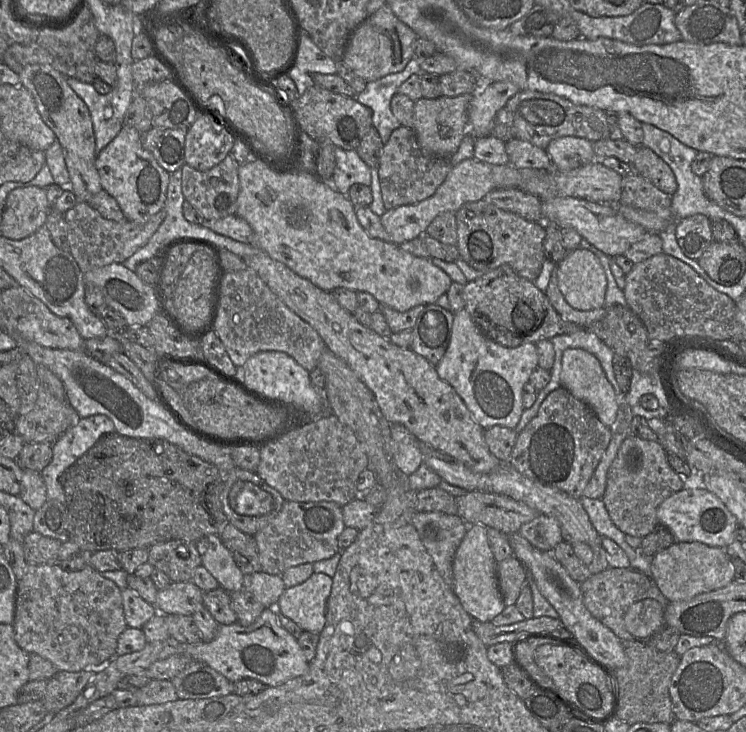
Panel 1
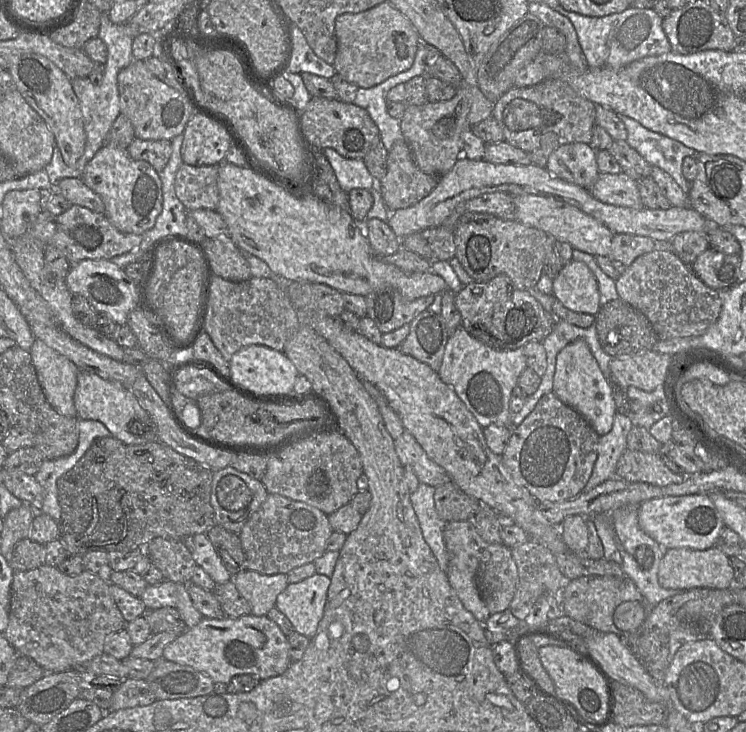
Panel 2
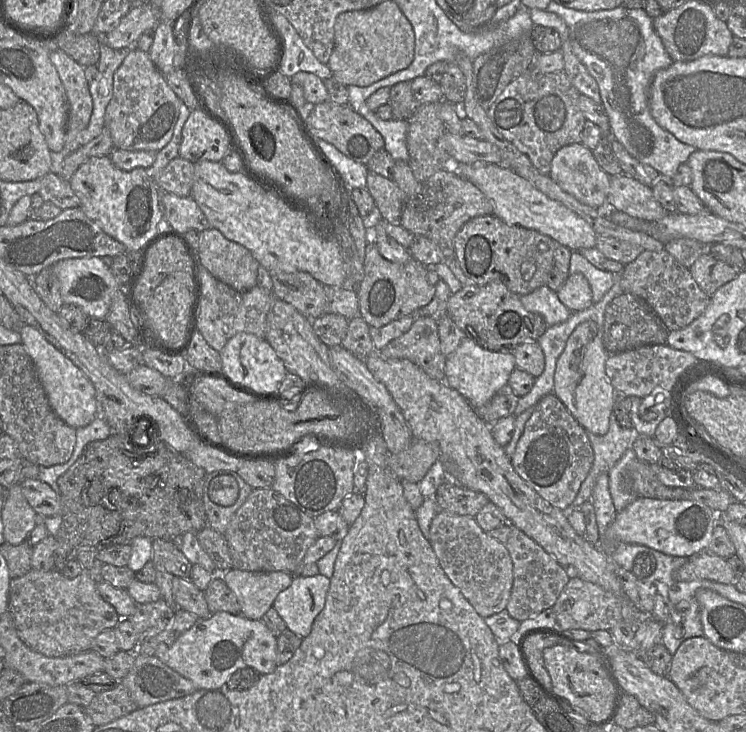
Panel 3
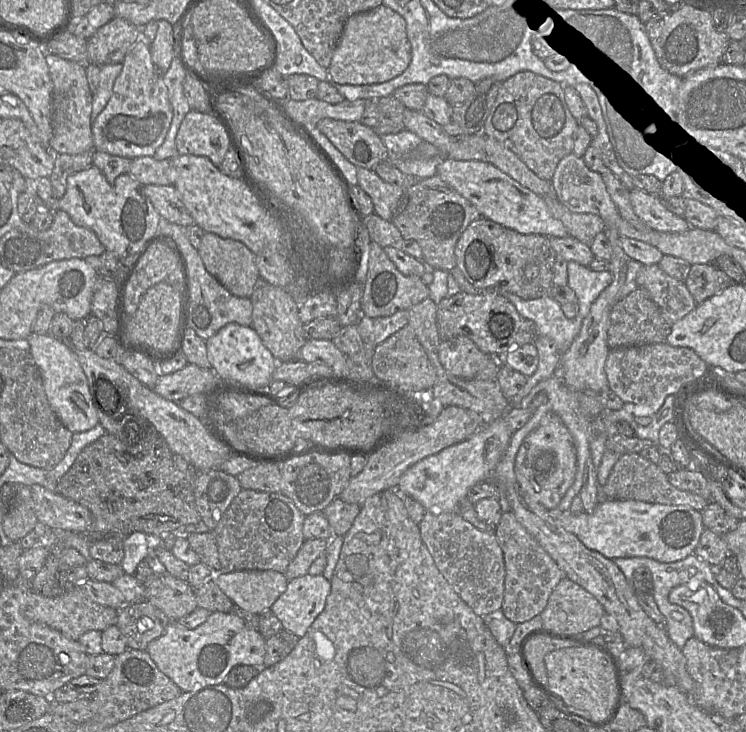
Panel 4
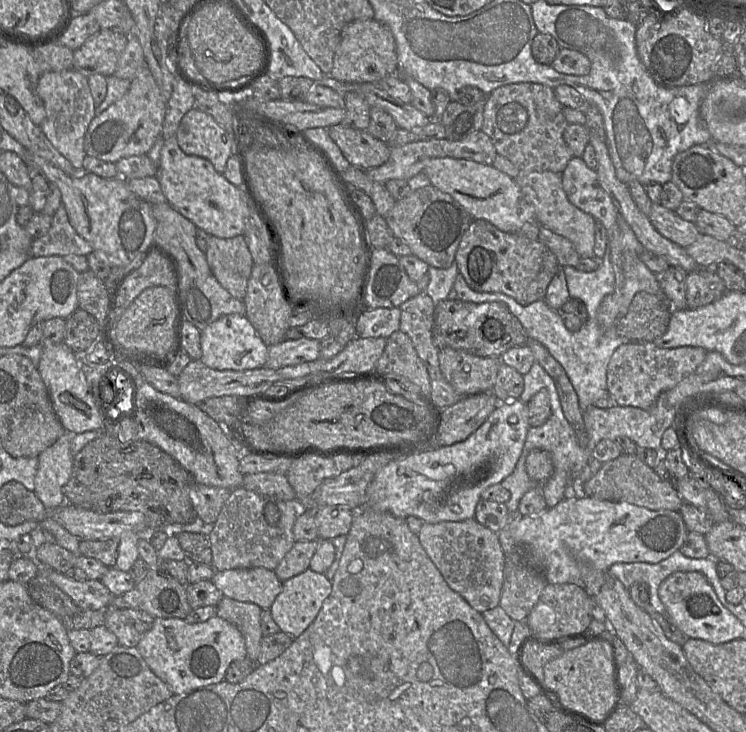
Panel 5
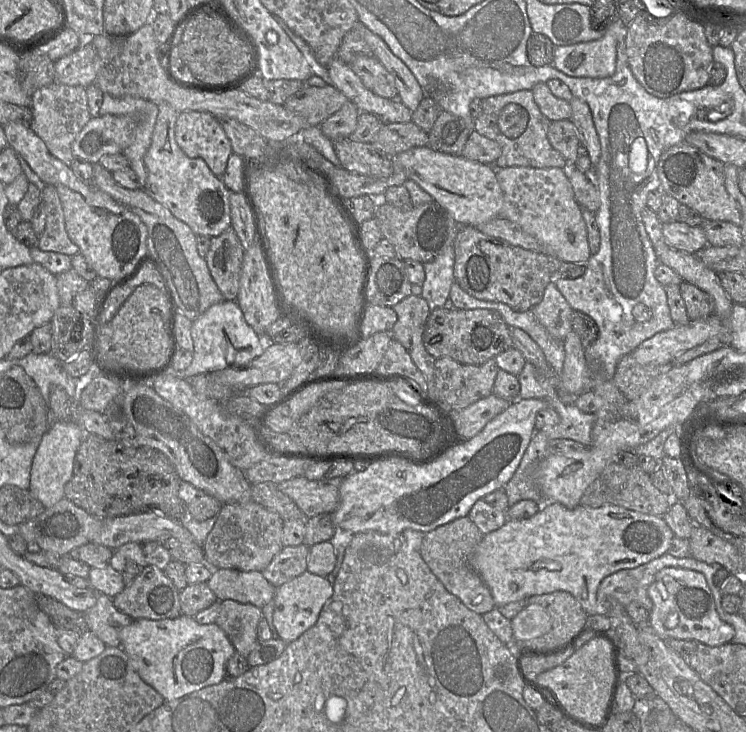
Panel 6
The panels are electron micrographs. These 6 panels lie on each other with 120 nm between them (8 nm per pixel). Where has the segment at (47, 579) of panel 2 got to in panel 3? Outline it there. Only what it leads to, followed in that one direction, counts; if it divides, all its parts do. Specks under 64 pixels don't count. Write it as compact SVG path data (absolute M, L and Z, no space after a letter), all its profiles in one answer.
M31 569L25 575L10 580L8 611L19 638L32 650L51 658L66 657L92 651L94 639L103 631L112 630L122 619L115 608L97 590L97 577L84 572L68 578L59 570Z

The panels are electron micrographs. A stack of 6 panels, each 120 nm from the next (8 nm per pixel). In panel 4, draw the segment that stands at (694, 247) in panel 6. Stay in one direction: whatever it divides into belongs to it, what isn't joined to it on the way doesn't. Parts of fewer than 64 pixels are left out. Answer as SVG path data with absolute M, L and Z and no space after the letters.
M635 187L630 190L630 199L635 213L650 229L681 233L691 228L683 216L668 210L658 195Z

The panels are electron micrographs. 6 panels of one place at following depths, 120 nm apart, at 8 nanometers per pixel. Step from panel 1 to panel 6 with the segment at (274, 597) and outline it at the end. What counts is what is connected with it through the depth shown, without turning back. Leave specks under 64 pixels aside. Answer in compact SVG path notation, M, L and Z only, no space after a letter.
M213 569L207 585L218 601L234 600L263 608L276 594L276 589L260 571Z

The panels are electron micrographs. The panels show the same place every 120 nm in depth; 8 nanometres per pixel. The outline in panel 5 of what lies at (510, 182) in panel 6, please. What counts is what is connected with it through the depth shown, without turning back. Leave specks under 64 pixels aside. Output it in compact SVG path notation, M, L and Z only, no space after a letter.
M520 171L515 181L526 201L534 207L537 222L568 239L581 258L594 257L596 220L570 203L563 189L561 174L550 171Z

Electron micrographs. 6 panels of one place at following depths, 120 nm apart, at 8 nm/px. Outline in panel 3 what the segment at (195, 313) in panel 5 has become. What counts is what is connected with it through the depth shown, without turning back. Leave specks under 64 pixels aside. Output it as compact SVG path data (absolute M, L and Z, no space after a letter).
M197 251L193 252L196 275L199 281L199 307L196 317L196 330L216 351L221 351L227 341L239 332L266 337L266 317L273 305L275 295L272 291L258 285L247 291L237 291L216 279L200 263Z

